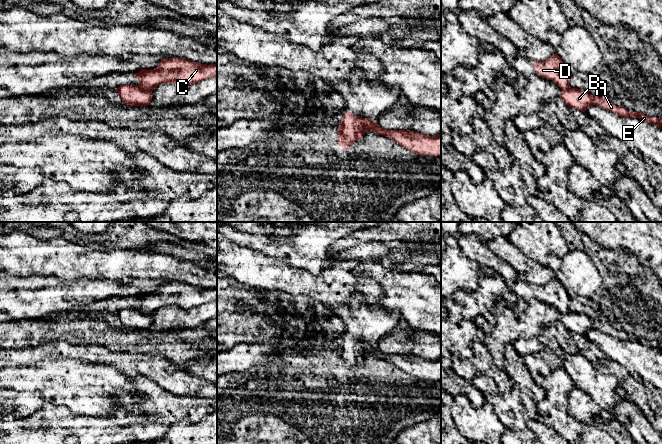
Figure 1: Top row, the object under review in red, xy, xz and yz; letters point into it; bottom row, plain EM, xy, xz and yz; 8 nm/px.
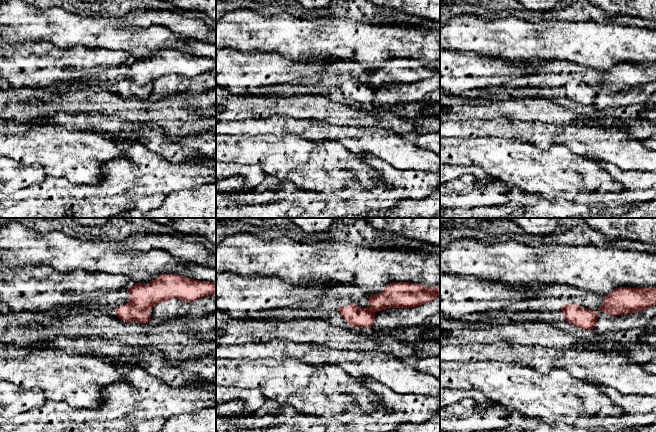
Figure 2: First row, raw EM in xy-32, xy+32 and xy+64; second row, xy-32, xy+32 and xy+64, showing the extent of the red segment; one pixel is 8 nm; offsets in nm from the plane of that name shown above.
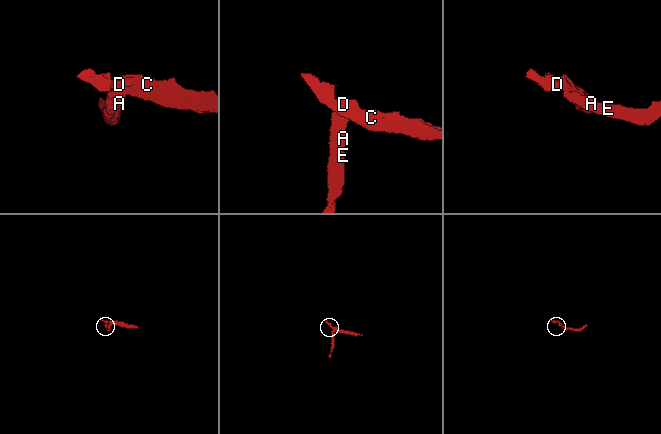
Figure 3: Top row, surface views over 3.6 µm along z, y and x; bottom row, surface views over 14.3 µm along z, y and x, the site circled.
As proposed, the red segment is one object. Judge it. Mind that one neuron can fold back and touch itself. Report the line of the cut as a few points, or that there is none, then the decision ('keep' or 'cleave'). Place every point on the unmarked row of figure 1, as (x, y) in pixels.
cut xy (137, 310), (151, 315); cleave

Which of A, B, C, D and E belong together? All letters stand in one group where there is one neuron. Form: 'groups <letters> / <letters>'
groups A B E / C D

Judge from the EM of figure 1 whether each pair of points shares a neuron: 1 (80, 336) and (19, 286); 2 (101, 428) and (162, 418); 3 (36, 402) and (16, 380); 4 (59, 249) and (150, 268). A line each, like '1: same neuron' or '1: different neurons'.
1: different neurons
2: same neuron
3: different neurons
4: same neuron

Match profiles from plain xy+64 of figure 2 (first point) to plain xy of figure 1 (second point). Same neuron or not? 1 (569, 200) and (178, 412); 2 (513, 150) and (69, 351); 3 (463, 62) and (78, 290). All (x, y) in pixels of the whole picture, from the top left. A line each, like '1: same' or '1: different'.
1: same
2: different
3: same

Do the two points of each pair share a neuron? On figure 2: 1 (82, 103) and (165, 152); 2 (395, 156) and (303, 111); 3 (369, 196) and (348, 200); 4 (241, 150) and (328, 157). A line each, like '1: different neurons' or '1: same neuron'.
1: different neurons
2: different neurons
3: same neuron
4: same neuron

